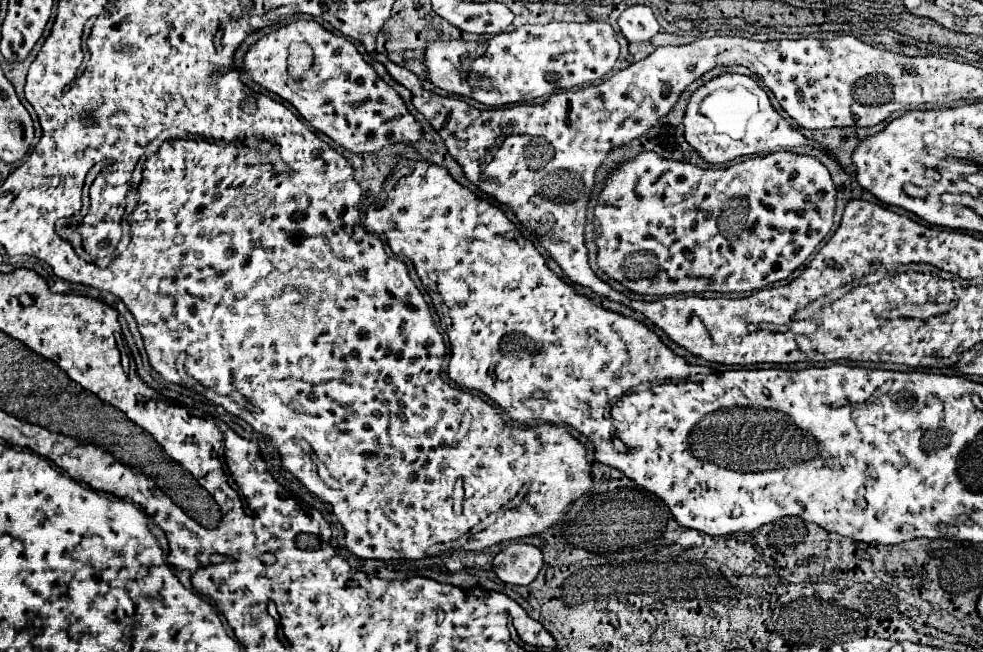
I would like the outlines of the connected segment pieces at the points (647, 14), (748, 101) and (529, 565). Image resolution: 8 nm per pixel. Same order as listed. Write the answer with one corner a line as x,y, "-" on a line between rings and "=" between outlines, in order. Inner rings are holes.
632,5
618,17
618,27
628,41
648,41
660,31
660,25
648,5
=
722,73
690,95
684,117
684,137
704,161
714,165
746,155
806,145
806,137
800,131
792,131
788,121
776,113
766,91
752,77
740,73
-
702,101
706,103
706,115
700,109
=
510,543
494,557
494,573
504,583
528,585
542,569
542,551
526,543

